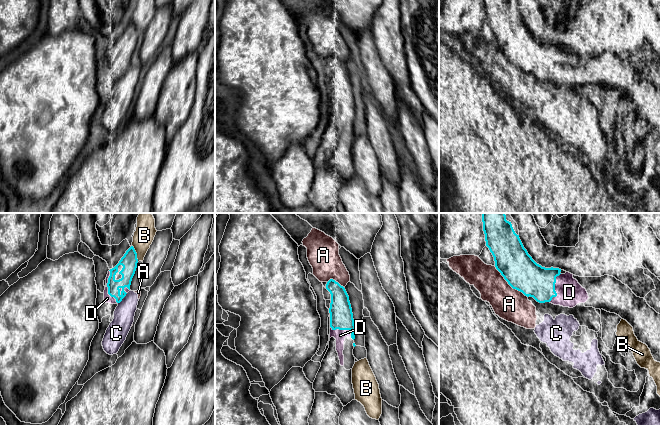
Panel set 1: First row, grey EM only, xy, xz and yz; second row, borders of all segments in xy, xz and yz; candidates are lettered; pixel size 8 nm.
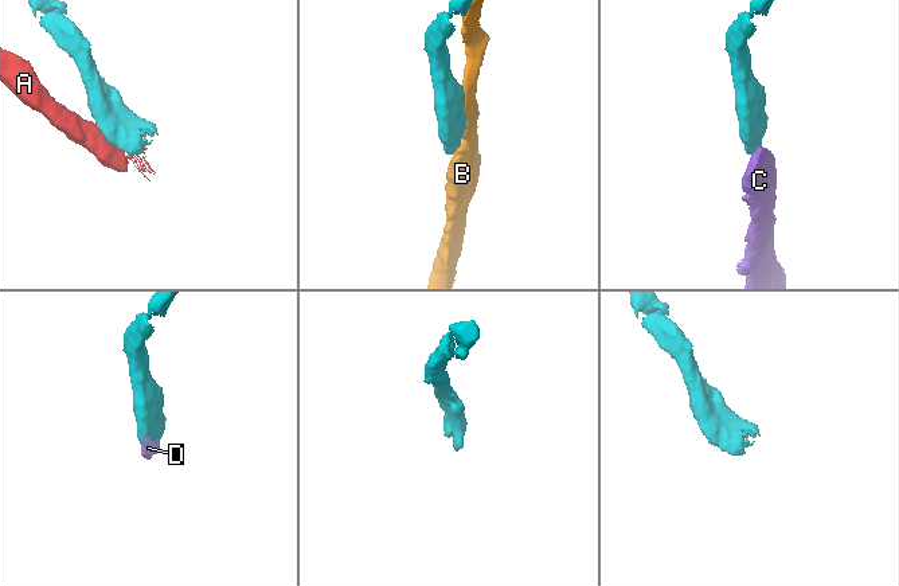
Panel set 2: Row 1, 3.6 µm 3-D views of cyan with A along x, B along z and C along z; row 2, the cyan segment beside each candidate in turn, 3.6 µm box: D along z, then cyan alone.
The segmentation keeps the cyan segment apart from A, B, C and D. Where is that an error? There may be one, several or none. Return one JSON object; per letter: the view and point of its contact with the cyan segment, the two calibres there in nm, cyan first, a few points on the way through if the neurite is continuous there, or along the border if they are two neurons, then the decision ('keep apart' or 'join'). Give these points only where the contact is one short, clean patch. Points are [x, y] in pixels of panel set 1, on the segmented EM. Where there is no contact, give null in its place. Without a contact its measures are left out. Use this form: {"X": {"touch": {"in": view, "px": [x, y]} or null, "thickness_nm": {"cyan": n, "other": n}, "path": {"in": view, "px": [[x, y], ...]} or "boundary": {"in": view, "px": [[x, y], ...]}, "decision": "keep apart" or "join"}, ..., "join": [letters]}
{"A": {"touch": {"in": "yz", "px": [509, 284]}, "thickness_nm": {"cyan": 280, "other": 260}, "decision": "keep apart"}, "B": {"touch": {"in": "xy", "px": [136, 253]}, "thickness_nm": {"cyan": 130, "other": 160}, "decision": "keep apart"}, "C": {"touch": {"in": "xy", "px": [123, 297]}, "thickness_nm": {"cyan": 110, "other": 160}, "boundary": {"in": "xy", "px": [[127, 293], [118, 303]]}, "decision": "keep apart"}, "D": {"touch": {"in": "xy", "px": [107, 286]}, "thickness_nm": {"cyan": 120, "other": 60}, "path": {"in": "xy", "px": [[129, 264], [127, 276], [107, 286], [107, 298]]}, "decision": "join"}, "join": ["D"]}

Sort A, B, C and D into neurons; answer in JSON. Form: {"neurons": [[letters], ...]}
{"neurons": [["A", "C"], ["B"], ["D"]]}

